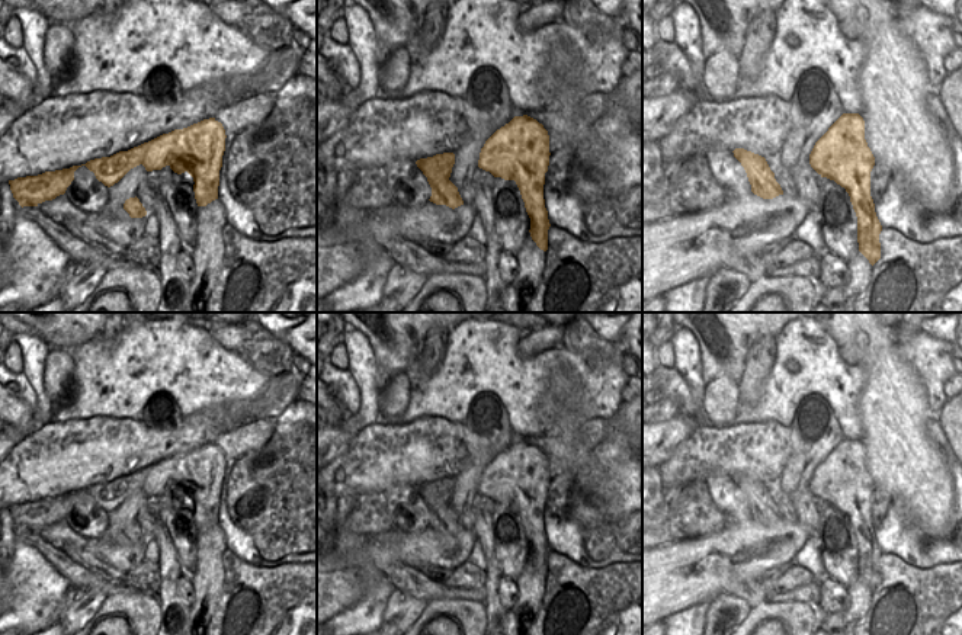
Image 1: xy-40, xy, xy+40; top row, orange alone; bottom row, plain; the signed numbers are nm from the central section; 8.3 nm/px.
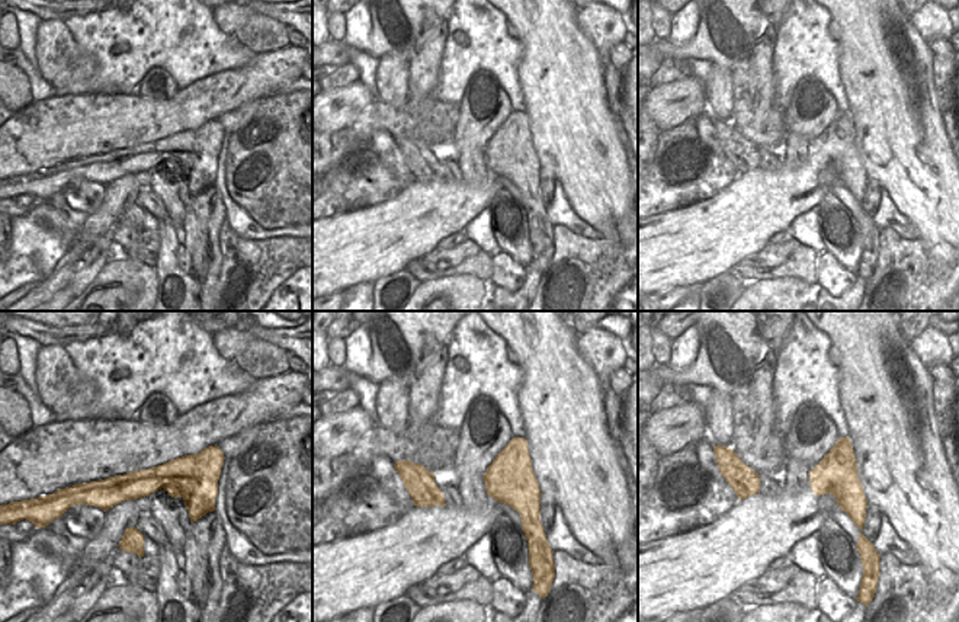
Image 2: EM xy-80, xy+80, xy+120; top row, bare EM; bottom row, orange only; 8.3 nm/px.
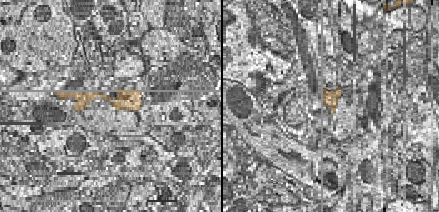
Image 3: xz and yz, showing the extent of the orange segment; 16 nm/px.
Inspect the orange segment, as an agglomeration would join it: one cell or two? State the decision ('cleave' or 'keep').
cleave

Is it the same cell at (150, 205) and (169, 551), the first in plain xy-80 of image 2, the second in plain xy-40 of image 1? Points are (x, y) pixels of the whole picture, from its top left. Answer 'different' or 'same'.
different

